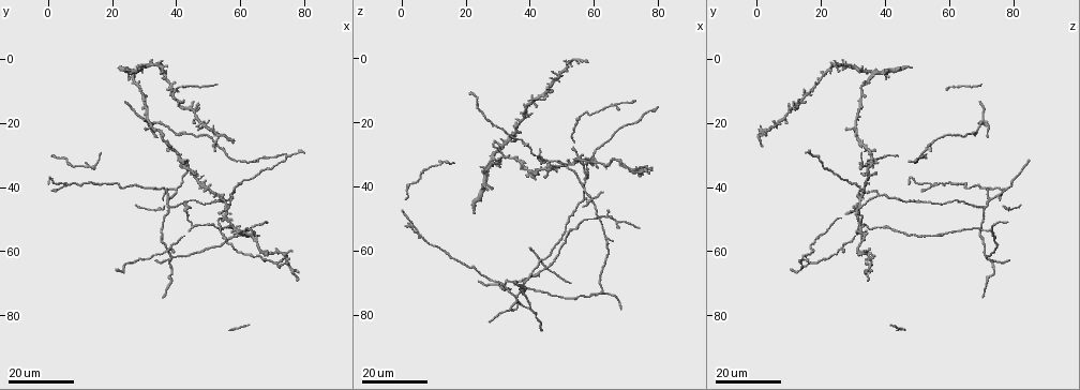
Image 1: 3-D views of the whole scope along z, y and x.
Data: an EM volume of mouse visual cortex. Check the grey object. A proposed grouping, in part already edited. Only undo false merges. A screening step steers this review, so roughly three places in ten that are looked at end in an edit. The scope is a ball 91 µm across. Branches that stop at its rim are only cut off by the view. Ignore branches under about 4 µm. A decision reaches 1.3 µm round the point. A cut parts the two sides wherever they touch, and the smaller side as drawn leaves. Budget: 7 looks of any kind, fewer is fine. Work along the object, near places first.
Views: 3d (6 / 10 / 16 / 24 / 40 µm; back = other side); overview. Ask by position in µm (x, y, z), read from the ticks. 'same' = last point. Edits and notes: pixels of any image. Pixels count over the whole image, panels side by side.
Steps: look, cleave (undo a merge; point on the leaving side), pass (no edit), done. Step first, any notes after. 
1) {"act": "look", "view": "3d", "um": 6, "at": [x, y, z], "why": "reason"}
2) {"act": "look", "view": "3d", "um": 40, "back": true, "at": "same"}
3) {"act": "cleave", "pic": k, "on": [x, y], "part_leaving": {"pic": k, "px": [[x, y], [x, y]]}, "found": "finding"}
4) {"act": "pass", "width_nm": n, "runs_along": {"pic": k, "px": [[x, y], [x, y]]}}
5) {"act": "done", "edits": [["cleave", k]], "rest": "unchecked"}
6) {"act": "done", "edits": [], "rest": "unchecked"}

{"act": "look", "view": "3d", "um": 24, "at": [45, 53, 32]}

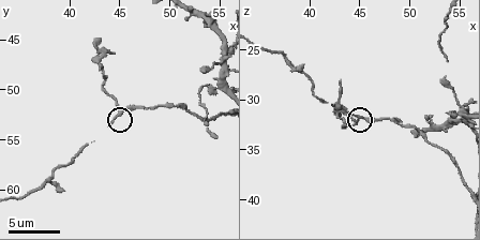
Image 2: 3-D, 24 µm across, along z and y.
{"act": "look", "view": "3d", "um": 6, "at": [44.8, 52.2, 31.8]}

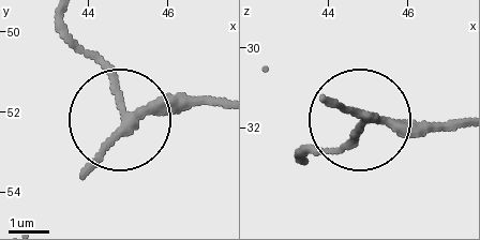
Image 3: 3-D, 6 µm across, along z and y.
{"act": "pass", "arms": 3, "runs_along": {"pic": 3, "px": [[462, 122], [359, 122], [339, 146], [312, 153]]}, "found": "continuous, no second cell"}

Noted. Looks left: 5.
{"act": "look", "view": "3d", "um": 24, "at": [12, 33, 32], "why": "three-way junction"}

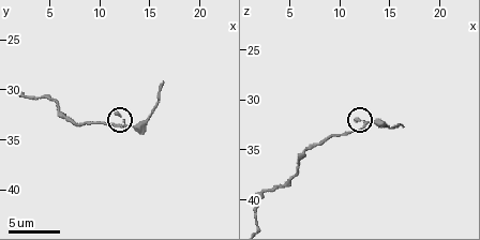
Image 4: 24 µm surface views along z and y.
{"act": "look", "view": "3d", "um": 6, "at": [12.6, 33.8, 32.2], "why": "closer look"}

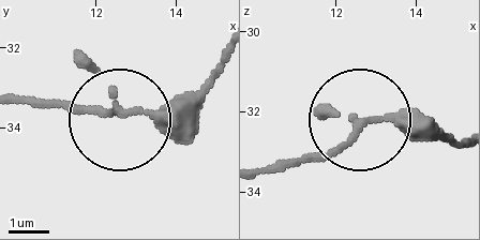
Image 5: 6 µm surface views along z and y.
{"act": "pass", "width_nm": 170, "runs_along": {"pic": 5, "px": [[265, 171], [327, 154], [368, 117], [419, 117], [446, 134]]}, "found": "continuous, no second cell"}

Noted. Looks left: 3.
{"act": "look", "view": "3d", "um": 24, "at": [31, 20, 72], "why": "three arms meet"}

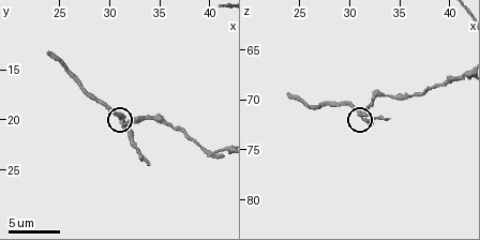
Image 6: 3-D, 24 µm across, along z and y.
{"act": "look", "view": "3d", "um": 10, "at": "same"}

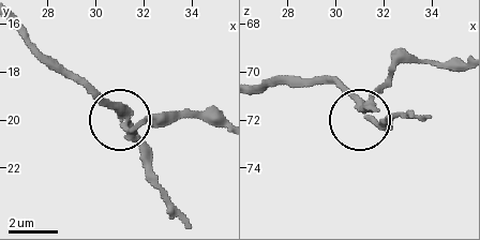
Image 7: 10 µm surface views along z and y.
{"act": "cleave", "pic": 7, "on": [391, 86], "width_nm": 270, "part_leaving": {"pic": 7, "px": [[125, 128], [144, 118], [218, 118]]}, "found": "a second cell is stuck on"}

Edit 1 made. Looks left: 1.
{"act": "done", "edits": [["cleave", 7]], "rest": "unchecked"}

